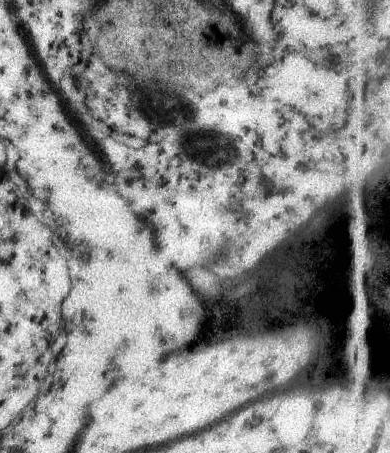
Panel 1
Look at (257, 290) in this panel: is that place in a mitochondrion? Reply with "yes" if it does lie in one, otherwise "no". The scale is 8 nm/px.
no

